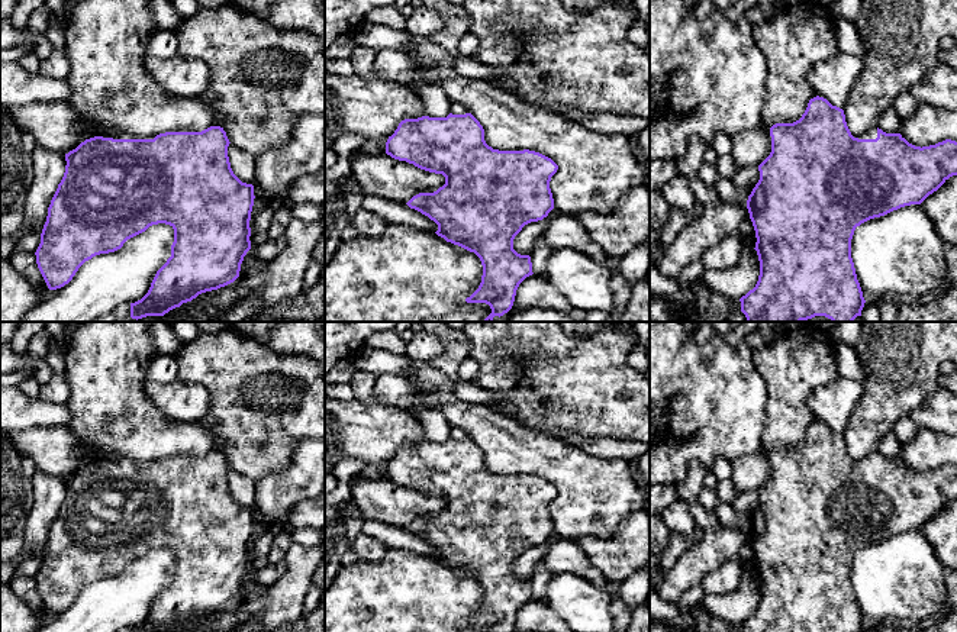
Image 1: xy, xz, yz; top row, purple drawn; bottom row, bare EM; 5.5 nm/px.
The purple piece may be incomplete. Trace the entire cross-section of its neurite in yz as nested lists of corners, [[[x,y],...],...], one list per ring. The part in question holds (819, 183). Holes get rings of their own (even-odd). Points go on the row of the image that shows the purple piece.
[[[813,97],[802,117],[770,128],[771,152],[758,165],[760,180],[747,200],[755,230],[760,275],[755,287],[740,299],[747,322],[802,322],[825,316],[832,322],[853,322],[861,316],[864,297],[851,258],[851,239],[861,223],[911,204],[921,204],[950,177],[957,175],[957,142],[945,139],[915,146],[900,133],[873,126],[853,136],[844,110],[824,97]]]

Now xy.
[[[210,126],[202,132],[165,132],[157,136],[113,130],[86,139],[65,154],[65,172],[48,207],[41,244],[35,252],[48,288],[64,287],[86,261],[120,249],[128,239],[158,223],[174,229],[171,257],[157,271],[148,293],[130,303],[132,319],[164,316],[202,293],[233,283],[239,277],[244,257],[251,249],[249,220],[255,196],[254,186],[242,183],[233,174],[228,157],[229,144],[220,126]]]

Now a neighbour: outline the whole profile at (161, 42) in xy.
[[[157,29],[148,41],[146,54],[148,57],[170,58],[177,54],[177,38],[174,32]]]

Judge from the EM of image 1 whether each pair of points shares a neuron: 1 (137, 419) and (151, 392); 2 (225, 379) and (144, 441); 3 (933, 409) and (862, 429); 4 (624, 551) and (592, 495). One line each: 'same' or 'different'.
1: different
2: different
3: different
4: different

